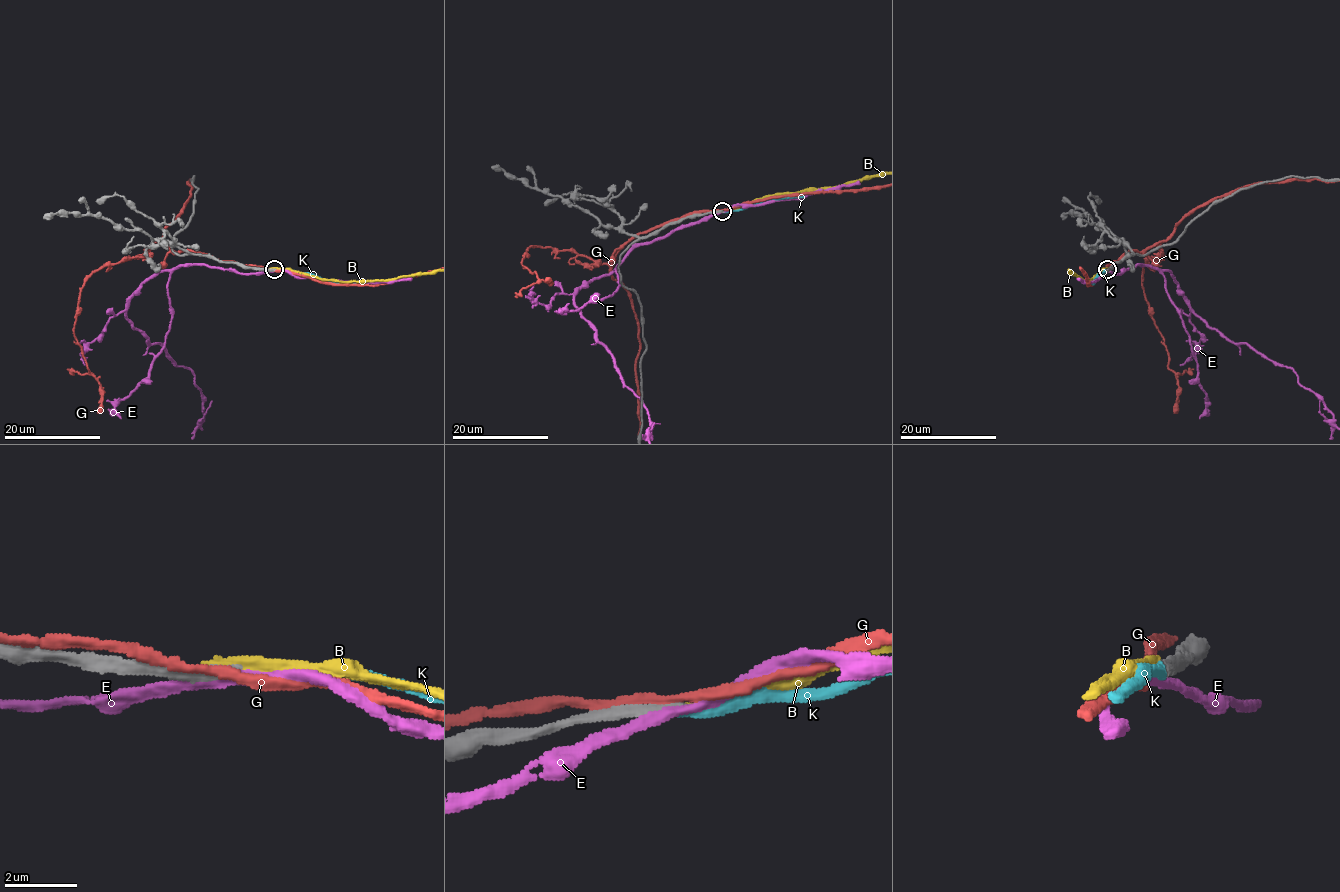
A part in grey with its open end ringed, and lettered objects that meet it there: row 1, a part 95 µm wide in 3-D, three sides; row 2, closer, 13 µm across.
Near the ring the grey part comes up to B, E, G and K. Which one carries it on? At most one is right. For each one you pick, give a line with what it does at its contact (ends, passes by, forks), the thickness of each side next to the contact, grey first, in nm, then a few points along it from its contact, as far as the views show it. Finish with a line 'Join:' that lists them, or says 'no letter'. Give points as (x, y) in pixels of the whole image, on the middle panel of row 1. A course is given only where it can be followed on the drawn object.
Join: no letter

